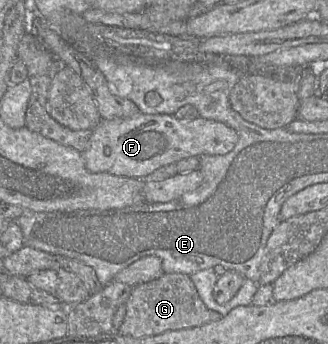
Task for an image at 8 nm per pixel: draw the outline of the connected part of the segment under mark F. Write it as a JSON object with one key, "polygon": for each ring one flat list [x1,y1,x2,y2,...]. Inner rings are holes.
{"polygon":[[148,115,101,120,92,130,88,146,82,153,86,169,91,173,110,173,116,176,144,180,160,167,203,155,225,155,238,142,237,132,224,123,197,117,179,120,174,115]]}

